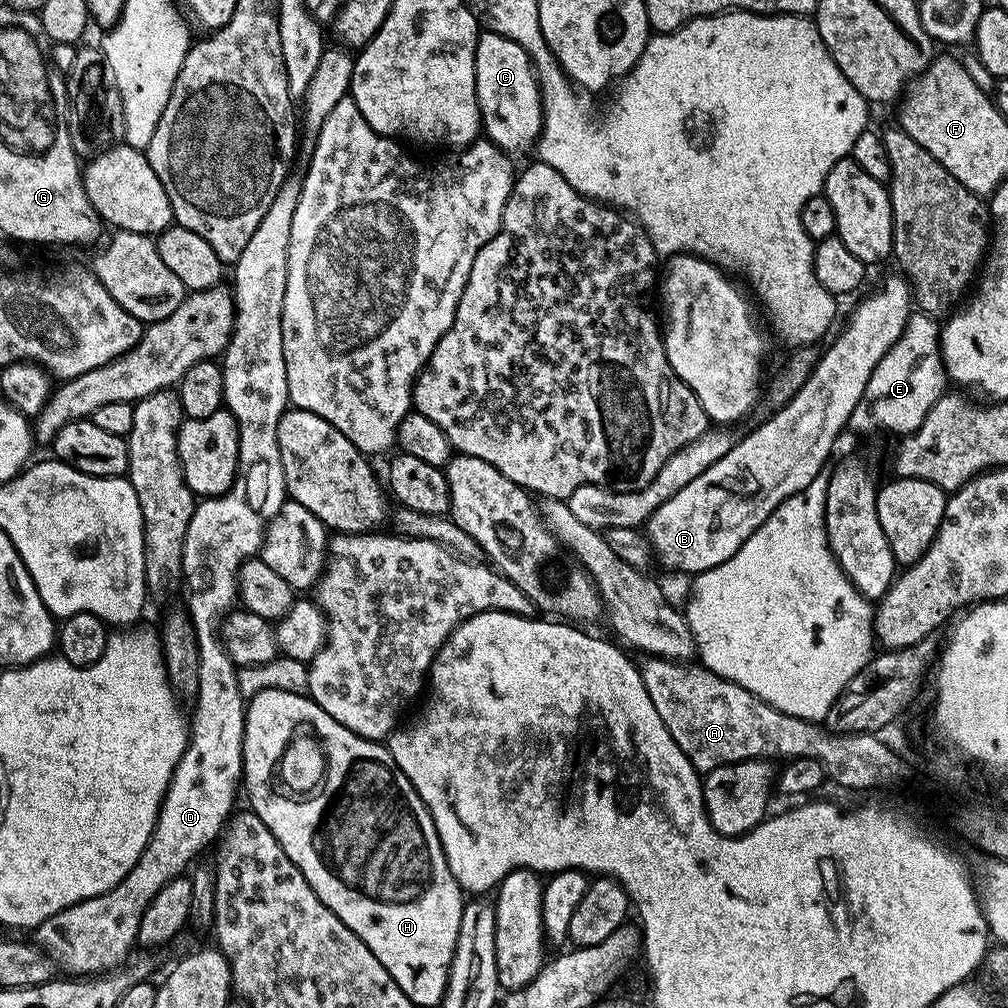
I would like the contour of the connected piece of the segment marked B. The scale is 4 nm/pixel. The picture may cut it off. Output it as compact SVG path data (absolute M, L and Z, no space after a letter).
M900 274L886 277L881 282L880 289L870 293L853 310L848 325L840 332L840 337L824 353L819 353L812 373L796 391L794 398L790 398L790 402L784 407L775 409L771 413L773 416L765 424L758 425L741 440L739 437L727 454L718 458L718 462L714 462L710 470L698 474L694 482L682 486L682 490L678 490L678 494L674 494L670 502L662 502L662 506L648 519L646 525L646 537L651 551L656 560L660 559L662 567L695 574L710 570L714 566L722 566L726 558L734 558L734 554L738 554L742 542L746 542L746 538L750 538L750 534L754 534L754 530L758 530L758 526L762 526L762 522L766 522L766 518L774 514L779 504L786 502L786 498L806 490L810 482L822 475L825 471L824 463L827 462L840 431L848 428L851 411L862 398L871 372L901 338L907 320L913 313L912 287L908 280Z

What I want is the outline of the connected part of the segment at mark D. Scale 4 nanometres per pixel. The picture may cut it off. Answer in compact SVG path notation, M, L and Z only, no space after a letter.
M289 178L284 181L278 194L274 194L274 202L270 202L270 210L266 210L266 218L258 222L258 230L254 230L254 235L250 237L250 242L246 242L242 254L238 254L233 267L236 269L233 272L231 269L230 272L236 302L236 321L232 327L230 342L222 353L224 370L222 382L224 408L236 419L240 431L238 434L240 467L236 470L236 480L226 494L204 498L197 503L190 518L190 526L186 526L186 538L182 546L184 571L182 589L184 588L185 600L183 603L186 605L188 615L192 617L196 641L200 647L198 694L194 701L196 713L191 713L190 716L188 748L172 772L172 780L168 783L164 801L160 804L156 828L152 831L146 850L142 850L134 870L130 870L130 874L126 874L126 878L118 882L114 890L83 900L81 904L75 904L54 914L34 930L36 936L34 940L40 951L51 957L55 967L59 971L60 968L64 971L61 973L72 978L87 978L114 972L132 955L137 947L138 922L142 922L144 908L150 906L154 894L158 894L158 890L162 890L166 882L185 875L186 869L193 863L191 860L215 836L217 839L223 833L237 807L236 791L238 793L241 791L244 774L242 742L246 698L238 686L238 669L226 654L224 643L220 641L220 626L224 623L224 617L237 607L240 567L244 565L245 560L253 559L264 547L264 529L275 519L289 499L286 474L282 474L282 454L278 450L278 422L290 407L286 386L286 354L282 354L282 302L286 298L290 225L294 222L294 210L298 210L300 186L299 179Z

